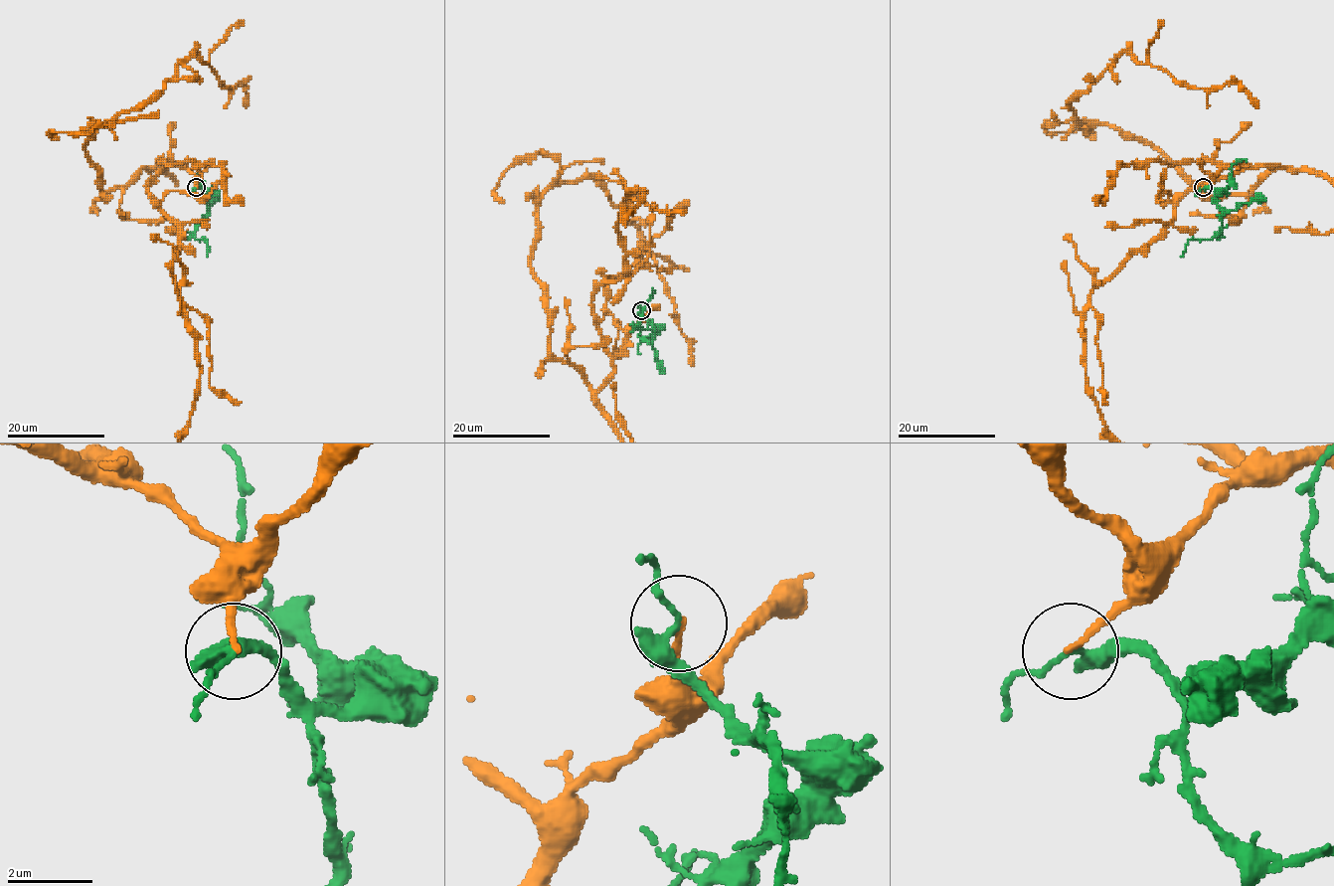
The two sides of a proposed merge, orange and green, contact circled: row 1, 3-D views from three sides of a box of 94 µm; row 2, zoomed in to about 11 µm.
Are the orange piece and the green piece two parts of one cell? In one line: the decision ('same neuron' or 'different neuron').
different neuron

